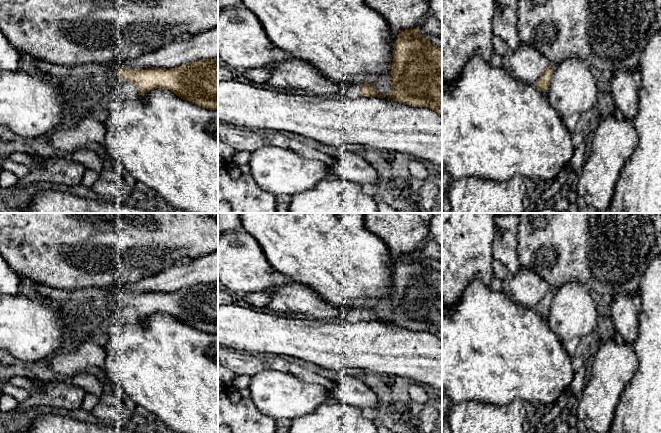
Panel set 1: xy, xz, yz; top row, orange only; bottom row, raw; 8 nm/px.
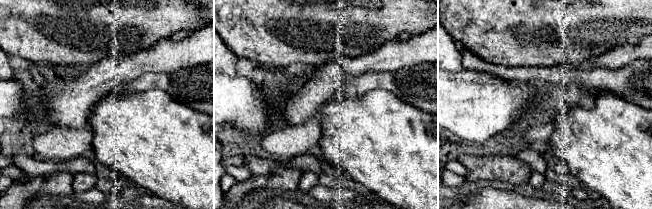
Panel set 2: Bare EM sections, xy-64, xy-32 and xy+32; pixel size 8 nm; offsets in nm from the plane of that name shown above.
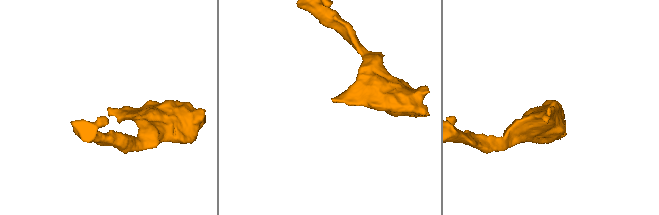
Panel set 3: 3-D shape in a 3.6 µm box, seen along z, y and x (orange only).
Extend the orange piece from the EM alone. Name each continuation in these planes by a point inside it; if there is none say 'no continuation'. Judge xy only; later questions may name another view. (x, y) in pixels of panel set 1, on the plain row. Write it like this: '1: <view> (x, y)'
1: xy (128, 314)

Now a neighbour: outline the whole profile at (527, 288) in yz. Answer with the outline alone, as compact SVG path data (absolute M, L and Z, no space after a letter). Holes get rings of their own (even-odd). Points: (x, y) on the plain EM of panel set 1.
M524 267L510 276L511 299L531 309L535 309L550 289L551 286L543 278Z

